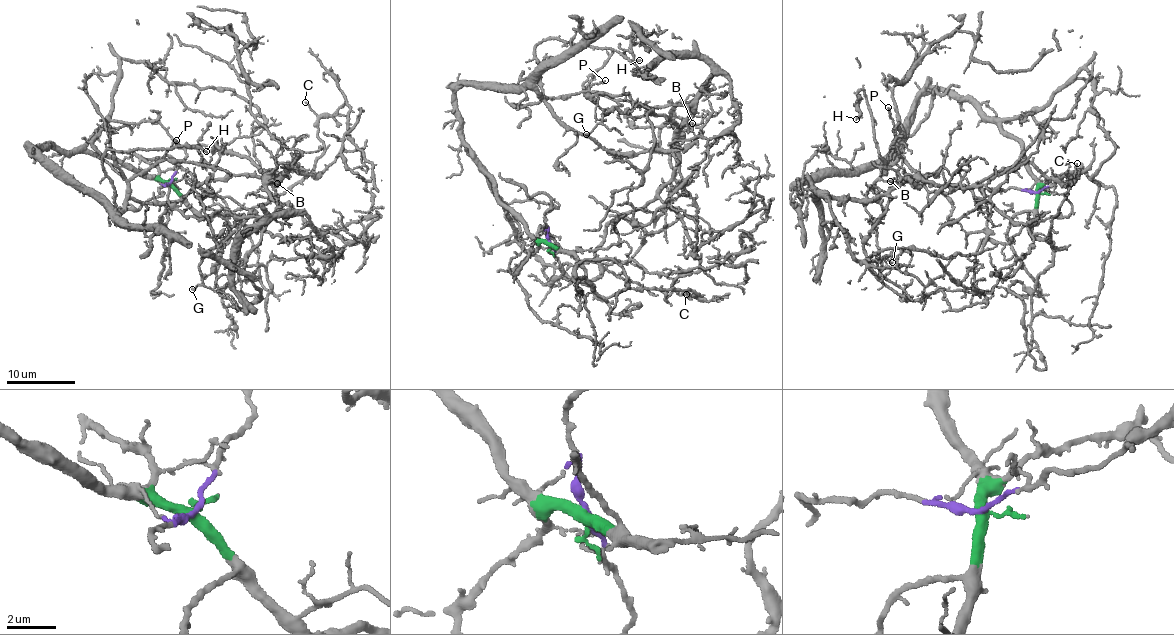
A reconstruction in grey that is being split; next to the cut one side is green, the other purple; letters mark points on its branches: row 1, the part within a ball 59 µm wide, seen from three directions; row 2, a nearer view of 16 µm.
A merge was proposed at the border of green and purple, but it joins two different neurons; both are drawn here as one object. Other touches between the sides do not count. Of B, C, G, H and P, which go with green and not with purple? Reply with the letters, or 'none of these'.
C, H, P

